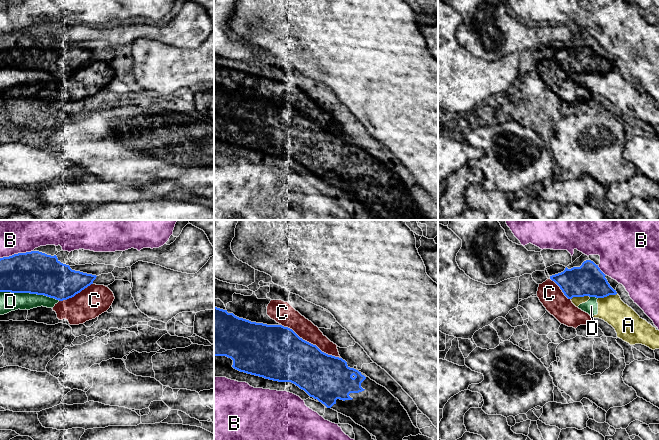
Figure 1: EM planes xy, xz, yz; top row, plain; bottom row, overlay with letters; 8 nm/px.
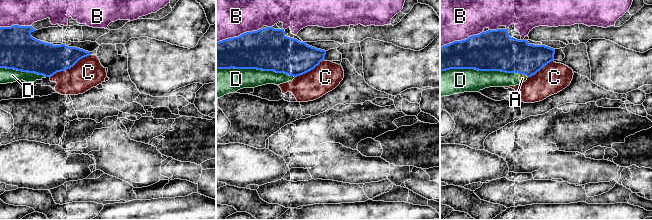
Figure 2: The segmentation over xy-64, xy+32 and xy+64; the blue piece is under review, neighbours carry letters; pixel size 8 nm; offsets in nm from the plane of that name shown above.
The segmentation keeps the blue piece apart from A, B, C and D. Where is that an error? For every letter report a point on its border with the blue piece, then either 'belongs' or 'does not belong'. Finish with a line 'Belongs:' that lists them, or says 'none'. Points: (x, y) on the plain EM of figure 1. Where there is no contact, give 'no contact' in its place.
A: contact yz (607, 71); does not belong
B: contact xy (16, 30); does not belong
C: contact xz (310, 119); does not belong
D: contact xy (30, 69); does not belong
Belongs: none

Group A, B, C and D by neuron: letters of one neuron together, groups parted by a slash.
A D / B / C

